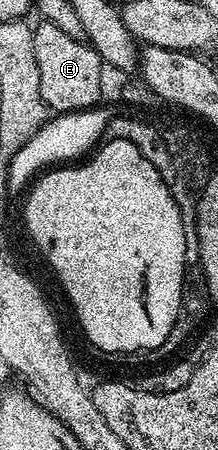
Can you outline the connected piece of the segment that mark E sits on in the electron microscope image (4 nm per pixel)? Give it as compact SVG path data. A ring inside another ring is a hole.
M46 22L36 23L33 28L33 58L37 58L37 74L41 74L41 98L47 103L52 113L80 112L83 109L93 109L100 103L99 91L103 88L103 59L97 54L86 39L69 38L57 26Z

